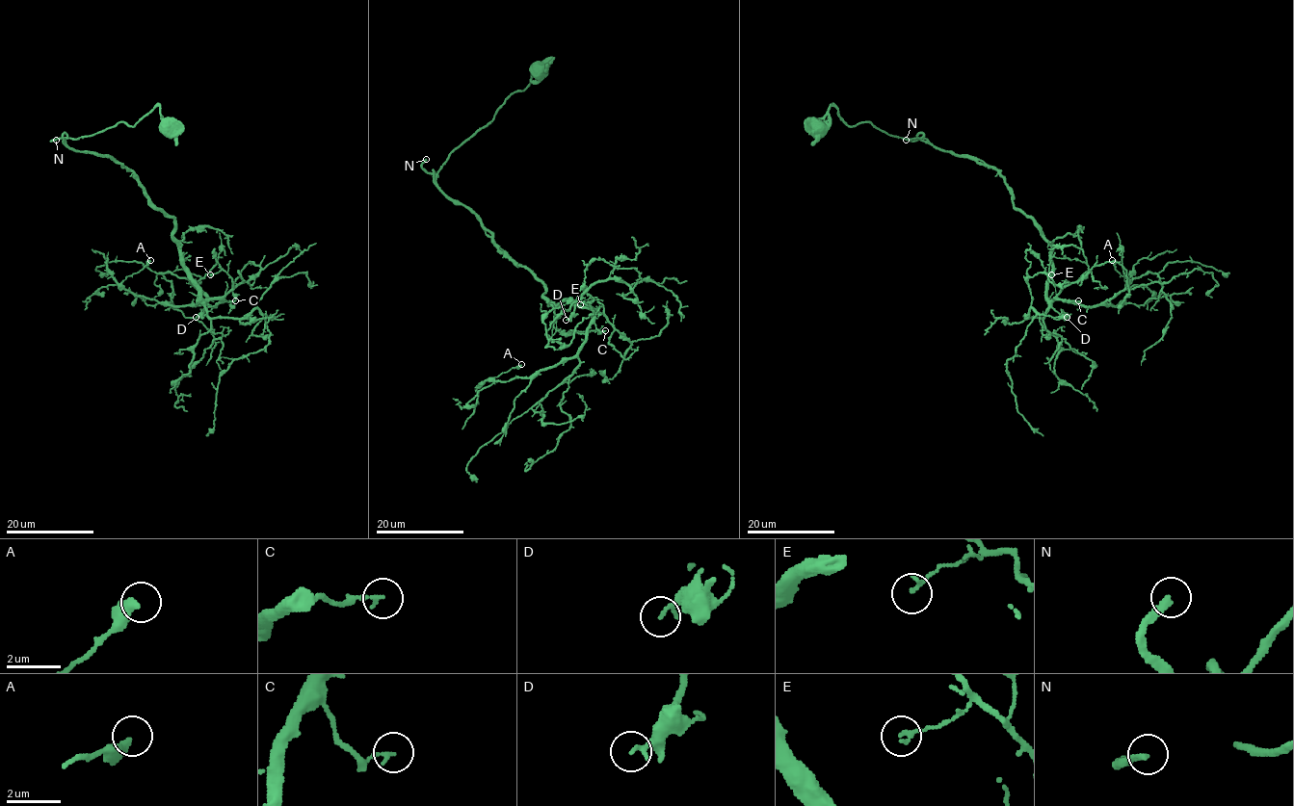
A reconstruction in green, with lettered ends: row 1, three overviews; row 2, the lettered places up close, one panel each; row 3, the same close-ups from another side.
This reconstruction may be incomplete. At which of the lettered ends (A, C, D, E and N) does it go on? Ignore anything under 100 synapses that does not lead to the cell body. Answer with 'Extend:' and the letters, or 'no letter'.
Extend: N

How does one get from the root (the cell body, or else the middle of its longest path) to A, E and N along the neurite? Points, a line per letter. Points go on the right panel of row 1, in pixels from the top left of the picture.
A: (819, 125), (832, 105), (851, 126), (869, 121), (992, 166), (1051, 248), (1049, 299), (1122, 303), (1112, 260)
E: (819, 125), (832, 105), (851, 126), (869, 121), (992, 166), (1051, 248), (1049, 299), (1060, 290), (1051, 274)
N: (819, 125), (828, 109), (832, 105), (851, 126), (869, 121), (893, 136), (920, 137), (906, 140)

